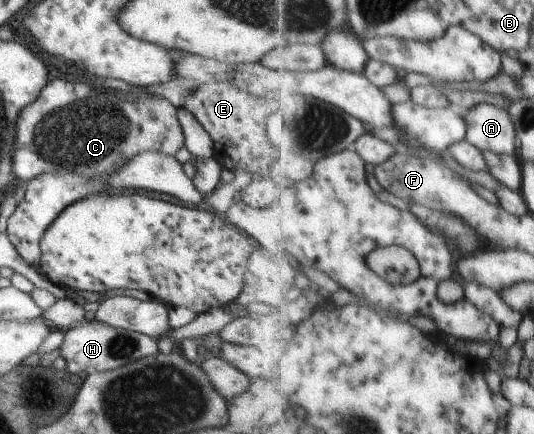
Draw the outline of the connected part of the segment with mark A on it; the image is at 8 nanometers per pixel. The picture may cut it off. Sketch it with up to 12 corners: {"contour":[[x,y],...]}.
{"contour":[[482,102],[463,112],[465,139],[499,154],[518,155],[508,109]]}

